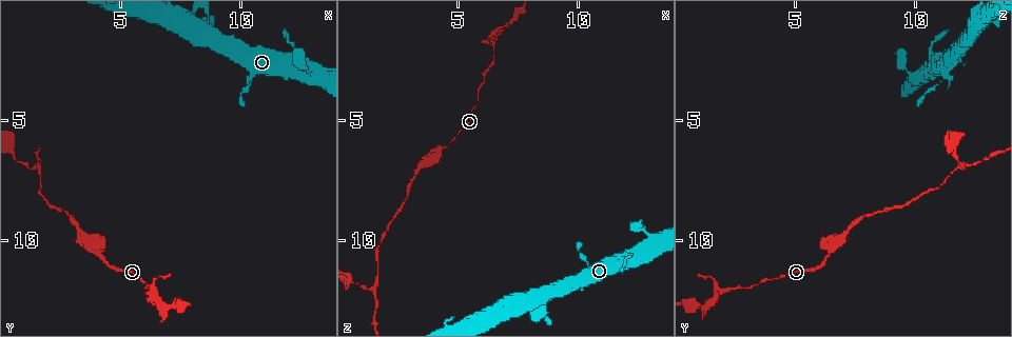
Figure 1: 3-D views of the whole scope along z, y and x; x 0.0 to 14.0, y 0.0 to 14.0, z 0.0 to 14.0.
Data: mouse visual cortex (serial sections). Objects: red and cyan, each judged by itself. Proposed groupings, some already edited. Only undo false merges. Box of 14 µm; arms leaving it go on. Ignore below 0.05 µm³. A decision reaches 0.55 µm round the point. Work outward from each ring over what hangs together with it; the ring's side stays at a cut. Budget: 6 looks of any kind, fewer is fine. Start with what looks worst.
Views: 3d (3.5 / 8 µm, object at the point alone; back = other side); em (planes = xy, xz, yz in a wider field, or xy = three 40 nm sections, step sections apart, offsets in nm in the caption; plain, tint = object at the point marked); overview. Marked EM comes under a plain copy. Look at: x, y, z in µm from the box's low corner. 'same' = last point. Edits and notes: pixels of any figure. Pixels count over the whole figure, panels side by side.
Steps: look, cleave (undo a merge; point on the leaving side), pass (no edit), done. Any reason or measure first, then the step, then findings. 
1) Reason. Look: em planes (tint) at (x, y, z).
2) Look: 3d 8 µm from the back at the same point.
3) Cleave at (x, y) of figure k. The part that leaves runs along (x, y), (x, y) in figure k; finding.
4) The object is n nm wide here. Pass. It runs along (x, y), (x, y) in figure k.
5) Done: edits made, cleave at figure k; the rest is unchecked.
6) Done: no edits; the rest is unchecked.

A fork. Look: 3d 3.5 µm at (3.9, 10.4, 6.5).

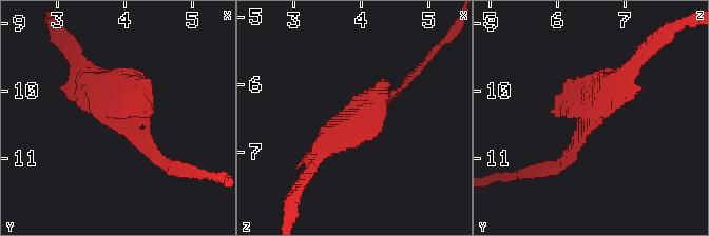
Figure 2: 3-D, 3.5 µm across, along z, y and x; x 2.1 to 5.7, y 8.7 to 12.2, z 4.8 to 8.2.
Look: em xy step 1 (tint) at (4.00, 10.45, 6.45).

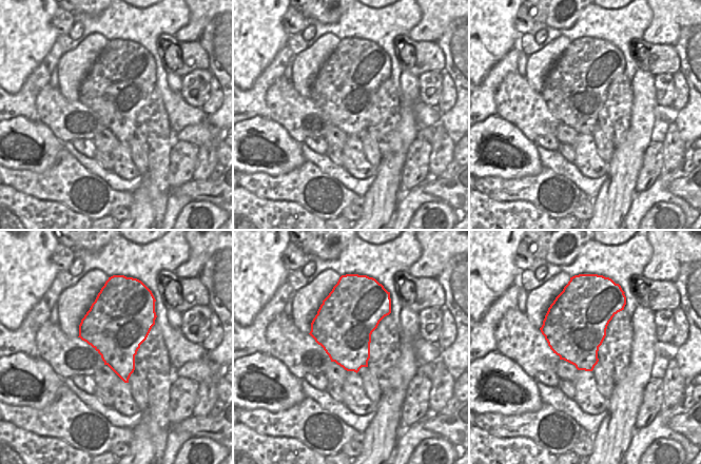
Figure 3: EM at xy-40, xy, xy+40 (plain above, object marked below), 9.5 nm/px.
Cut it another way. Look: em xy step 5 (tint) at the same point.

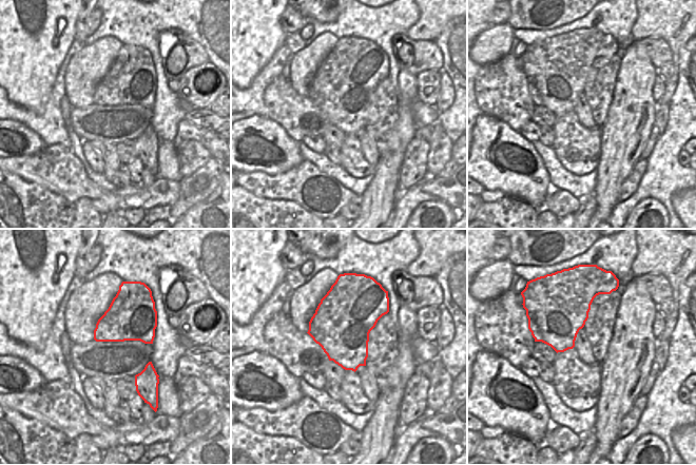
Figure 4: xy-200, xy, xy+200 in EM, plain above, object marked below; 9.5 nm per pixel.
The object is 550 nm wide here. Pass. It runs along (170, 165), (99, 98), (87, 75) in figure 2; all the same cell.

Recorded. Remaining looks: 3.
Side arm on a straight run. Look: 3d 8 µm at (1.6, 6.9, 11.9).

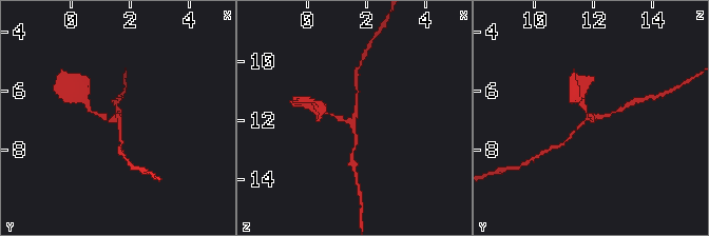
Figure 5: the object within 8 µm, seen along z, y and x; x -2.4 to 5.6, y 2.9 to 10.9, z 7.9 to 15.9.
3 arms meet here; the arms are 150, 150, 150 nm wide; now the EM. Look: em xy step 2 (tint) at (1.5, 7.0, 11.9).

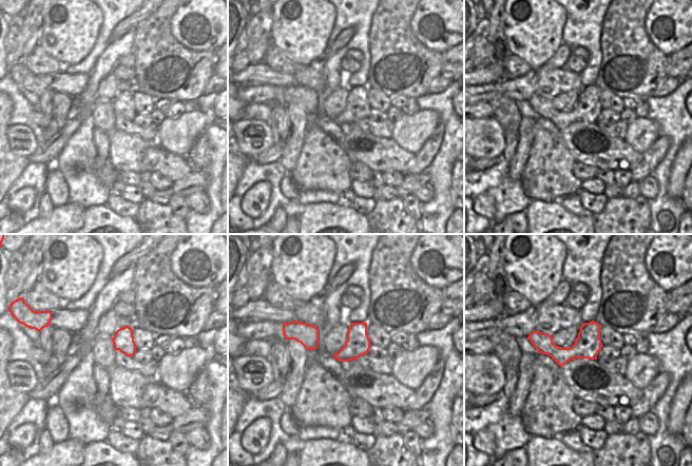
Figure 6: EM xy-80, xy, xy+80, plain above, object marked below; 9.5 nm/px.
Pass. It runs along (532, 336), (555, 352), (599, 345) in figure 6; continuous, no second cell.

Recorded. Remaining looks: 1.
Done: no edits; the rest is unchecked.

